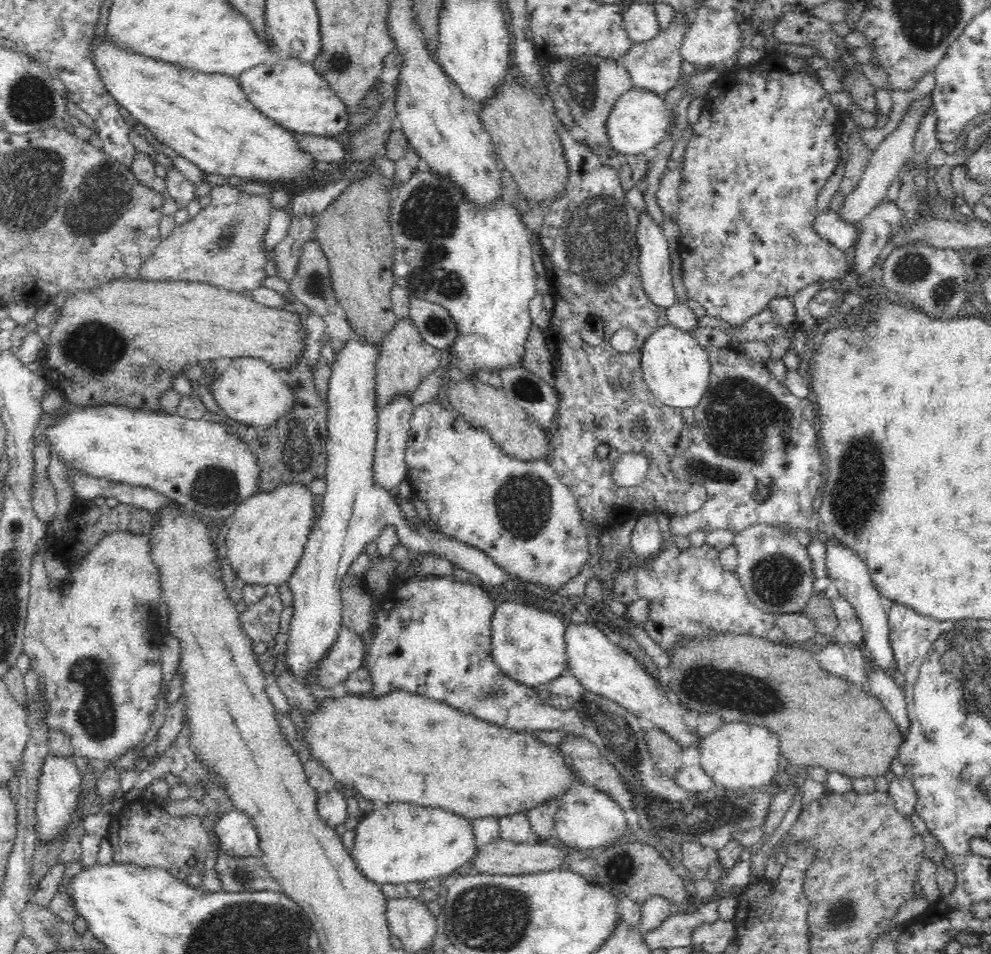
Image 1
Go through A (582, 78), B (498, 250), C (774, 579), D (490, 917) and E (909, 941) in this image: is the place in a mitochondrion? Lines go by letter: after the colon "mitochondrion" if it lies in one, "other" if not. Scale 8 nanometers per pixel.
A: mitochondrion
B: other
C: mitochondrion
D: mitochondrion
E: other

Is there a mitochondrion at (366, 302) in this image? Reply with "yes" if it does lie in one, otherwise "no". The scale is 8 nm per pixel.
no

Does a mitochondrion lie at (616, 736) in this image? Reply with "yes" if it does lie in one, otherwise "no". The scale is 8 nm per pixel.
yes

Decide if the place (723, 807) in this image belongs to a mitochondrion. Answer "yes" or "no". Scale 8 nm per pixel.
yes

